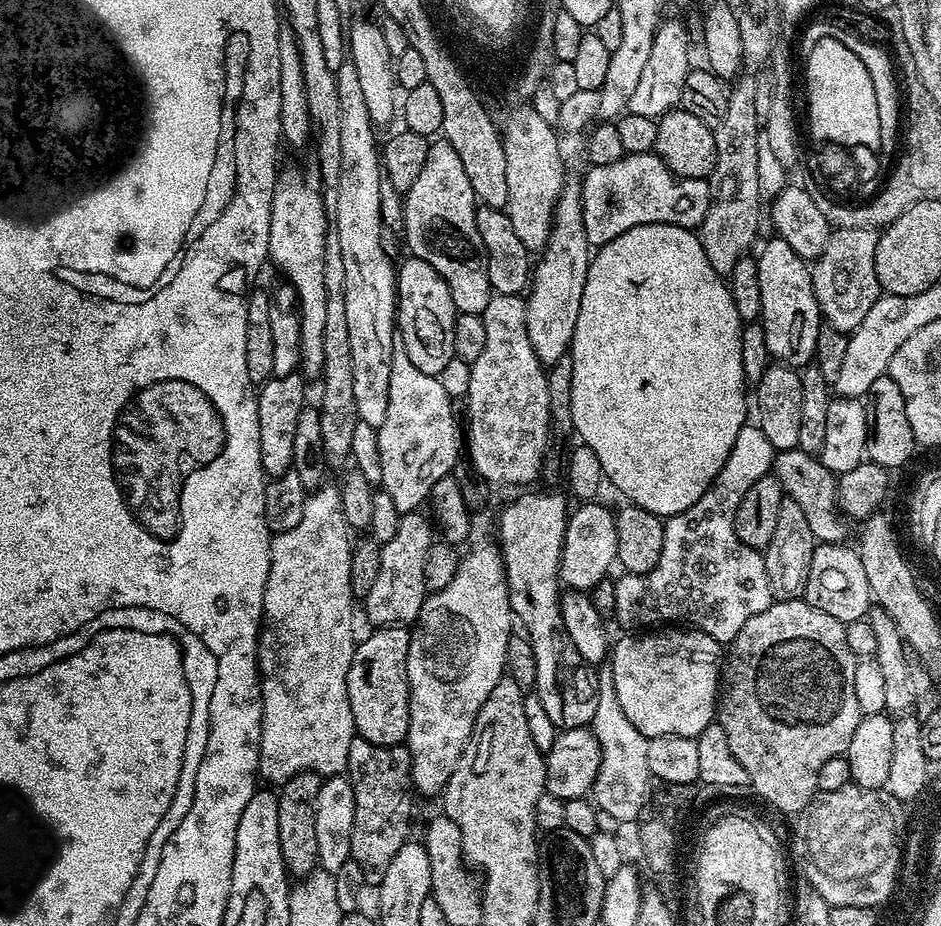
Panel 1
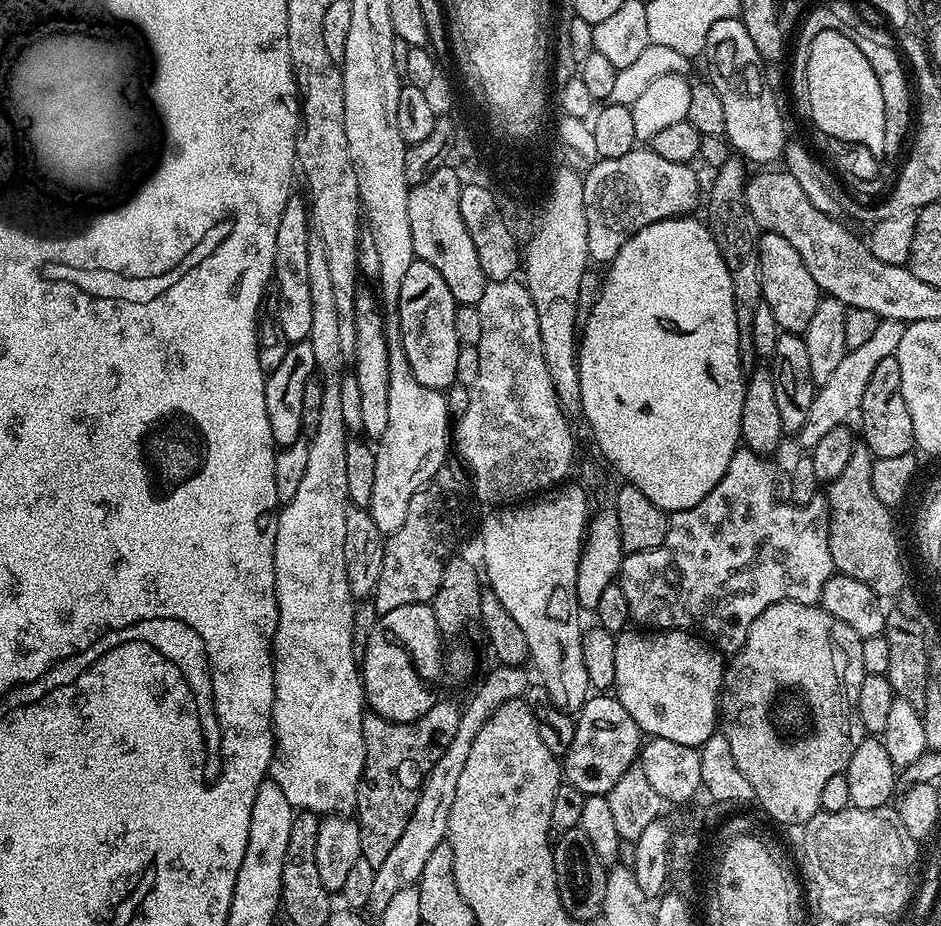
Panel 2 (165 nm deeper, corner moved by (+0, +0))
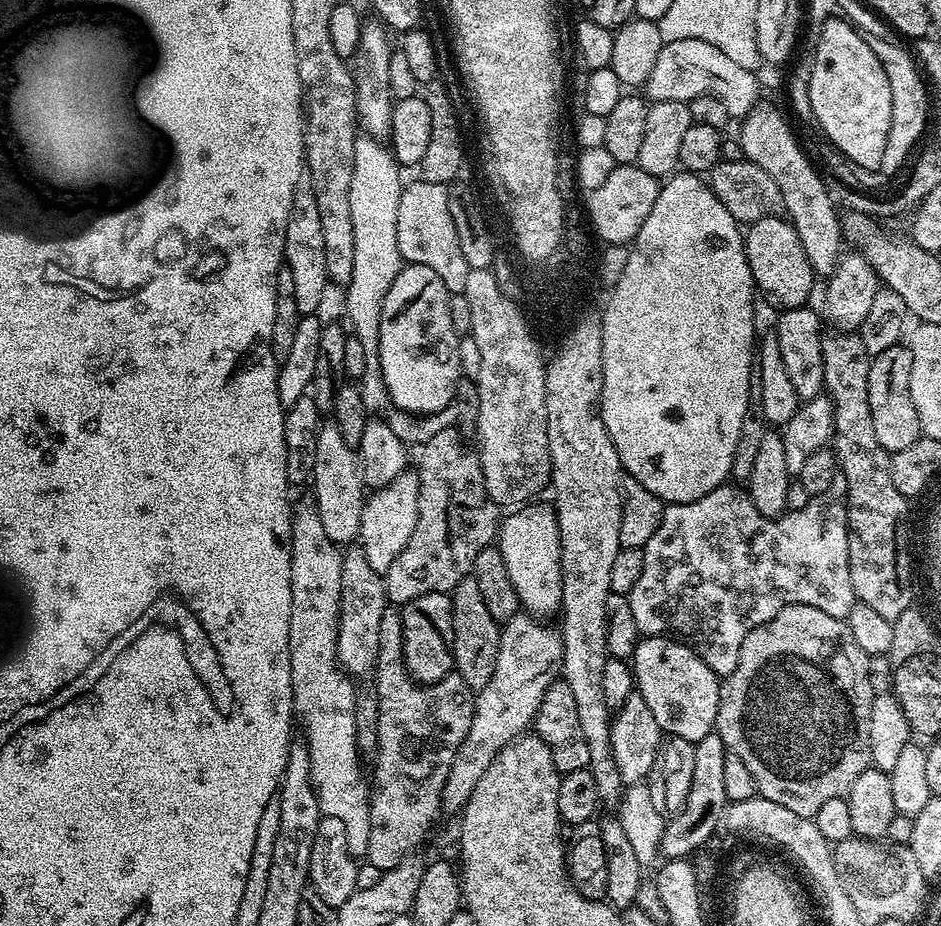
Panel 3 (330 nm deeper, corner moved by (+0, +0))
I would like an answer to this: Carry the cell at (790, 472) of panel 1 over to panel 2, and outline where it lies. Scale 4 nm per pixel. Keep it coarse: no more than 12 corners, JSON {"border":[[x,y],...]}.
{"border":[[857,447],[827,485],[839,575],[892,592],[901,570],[873,459]]}

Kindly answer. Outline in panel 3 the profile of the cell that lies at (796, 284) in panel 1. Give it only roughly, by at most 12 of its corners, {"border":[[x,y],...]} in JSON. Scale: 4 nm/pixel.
{"border":[[791,219],[749,223],[744,249],[763,303],[811,301],[814,273]]}

